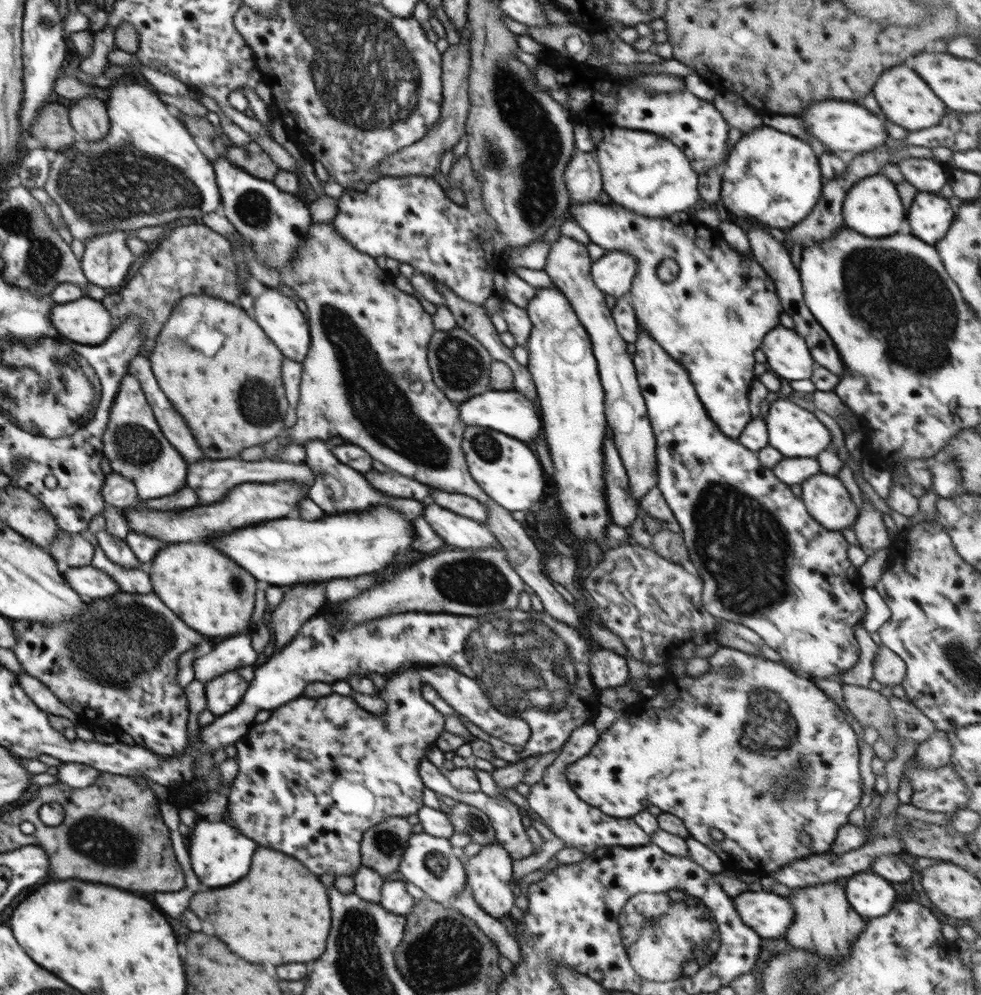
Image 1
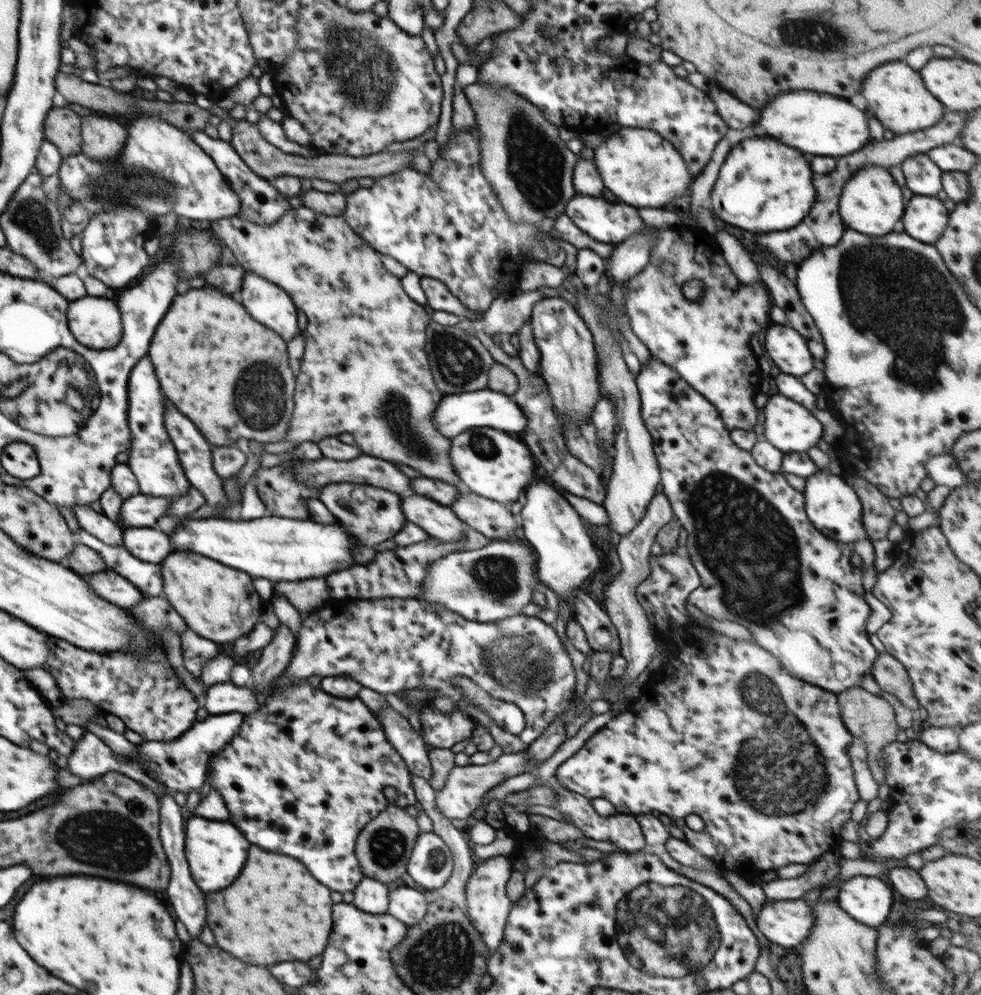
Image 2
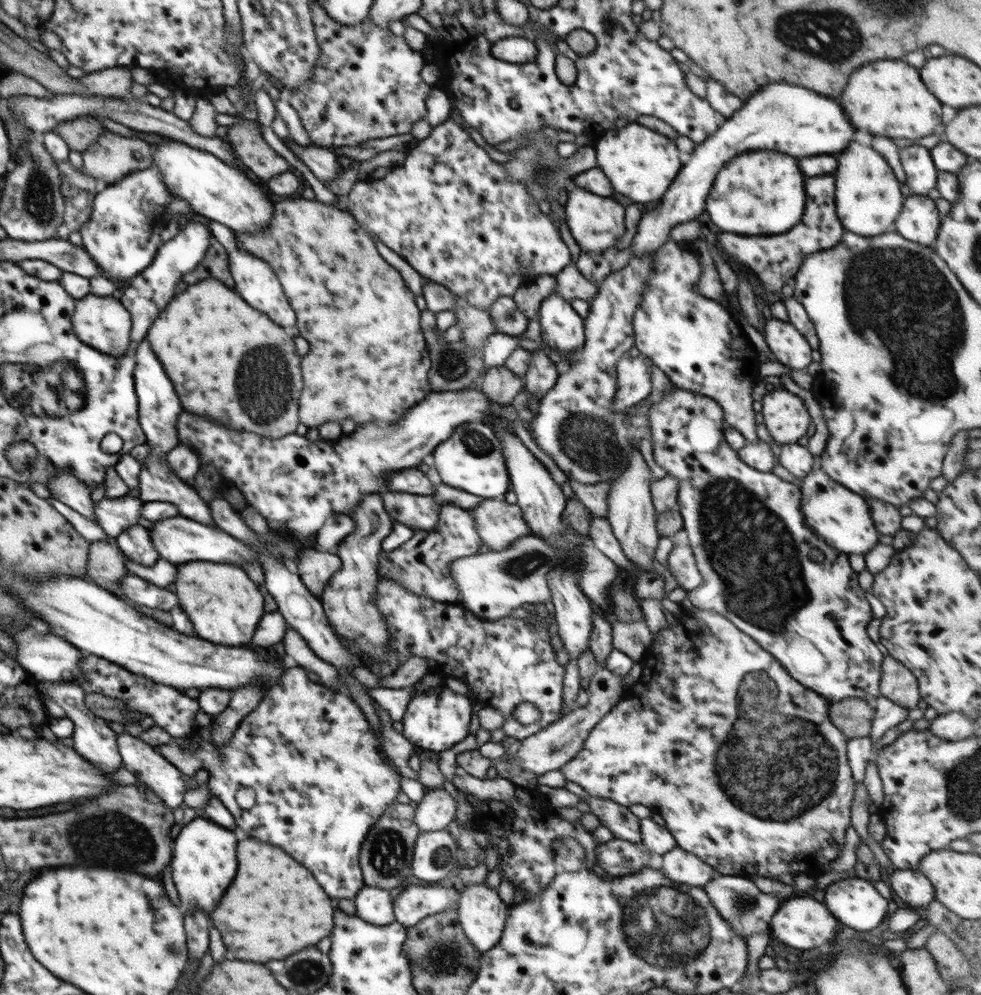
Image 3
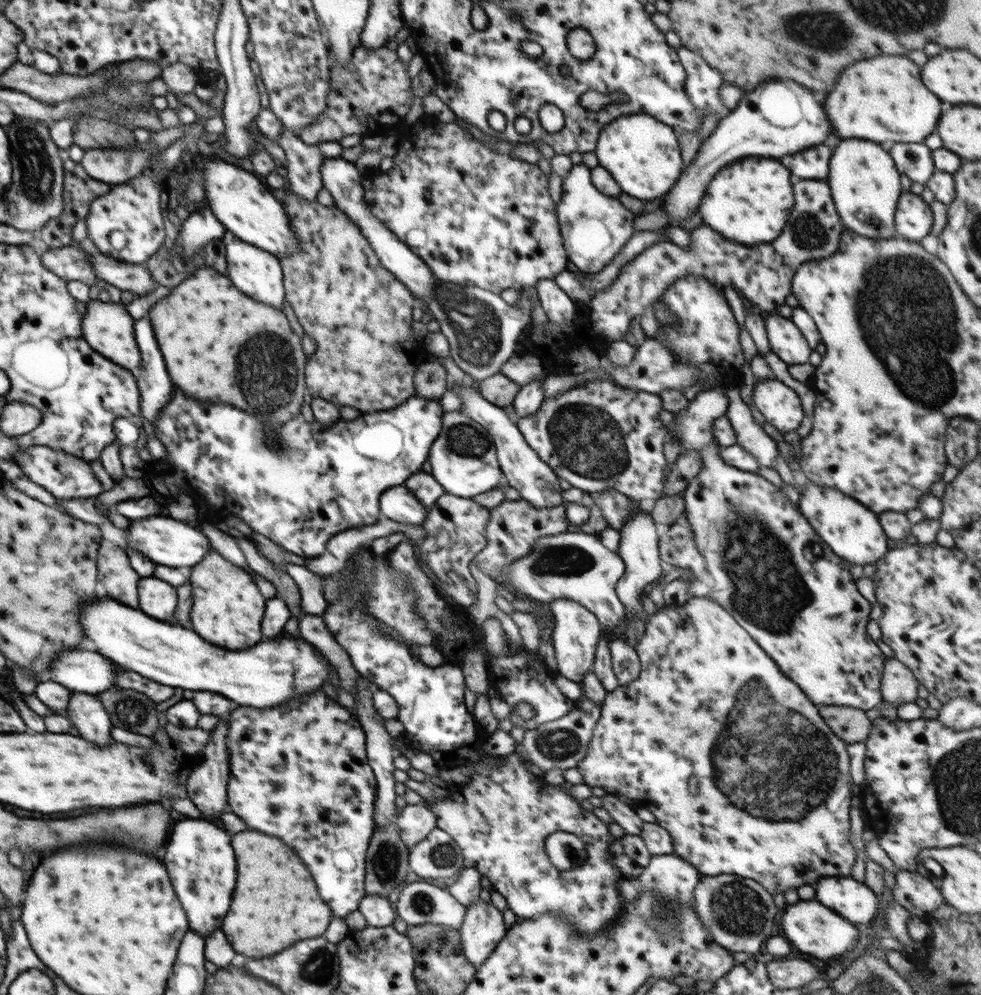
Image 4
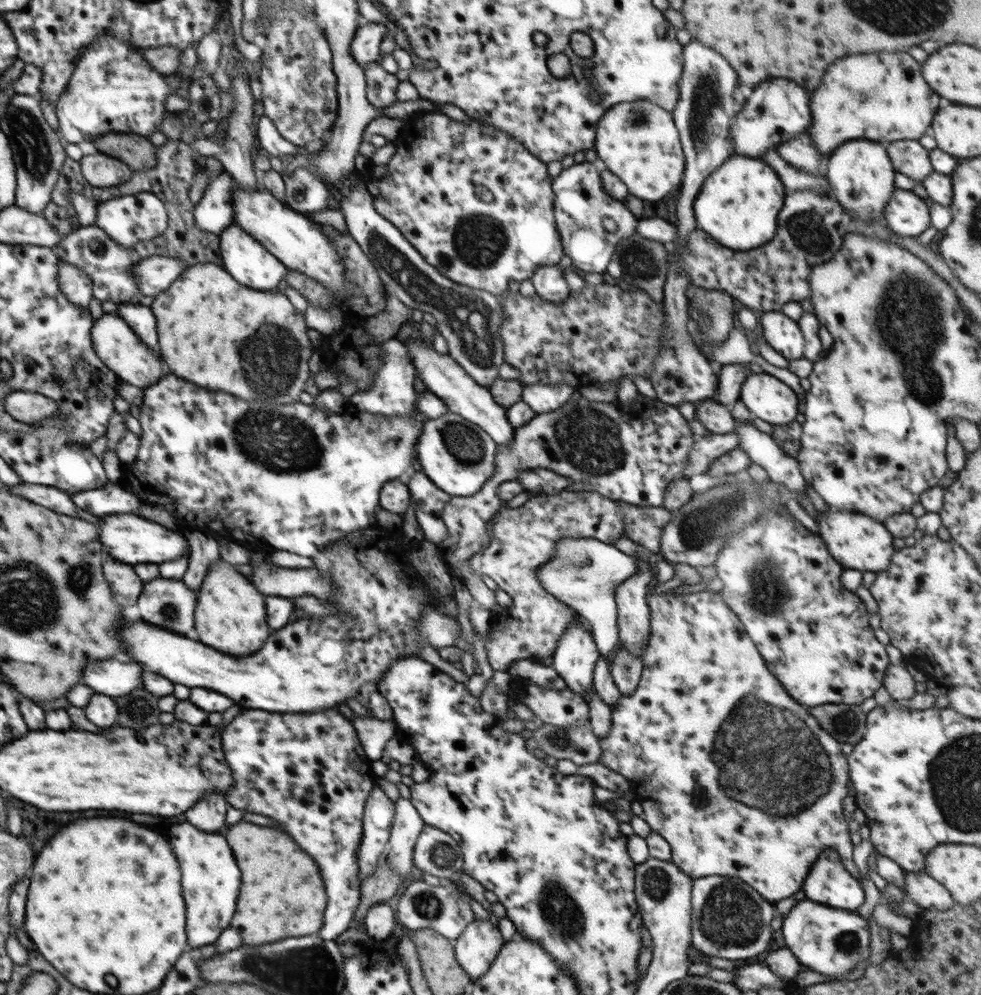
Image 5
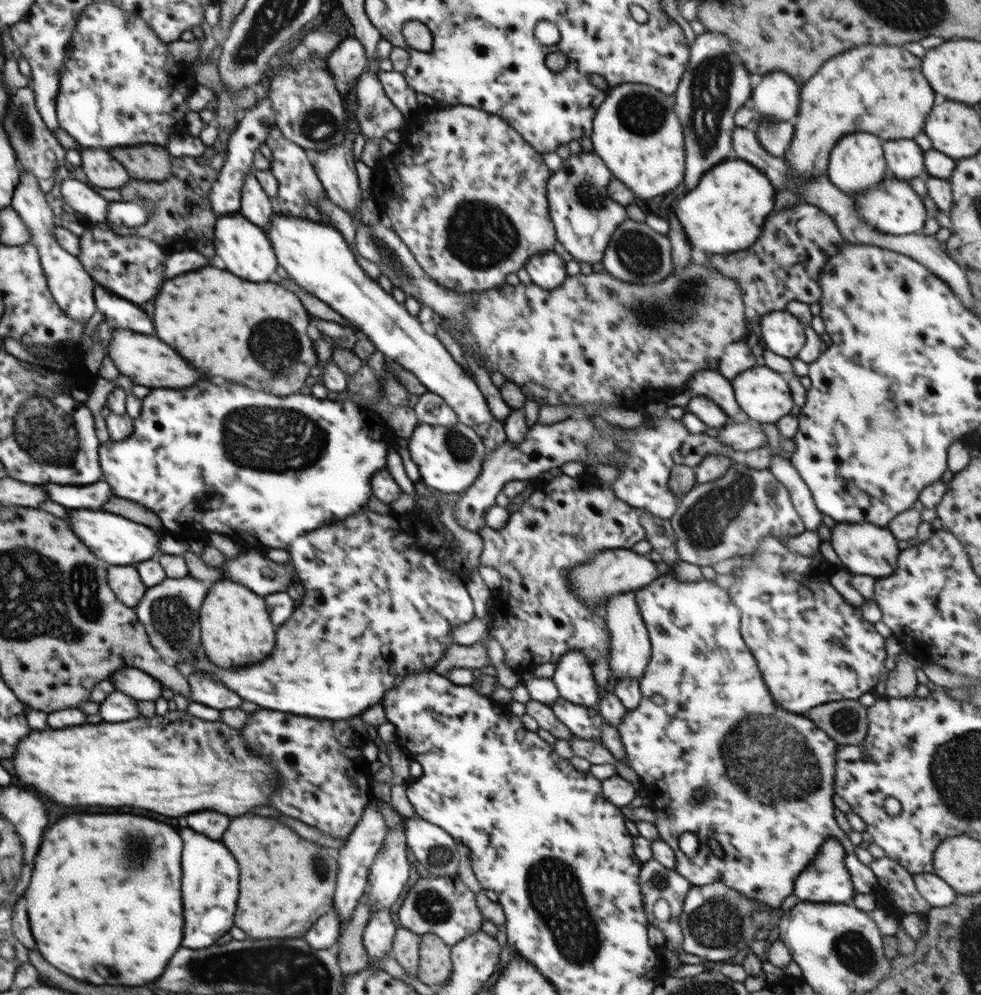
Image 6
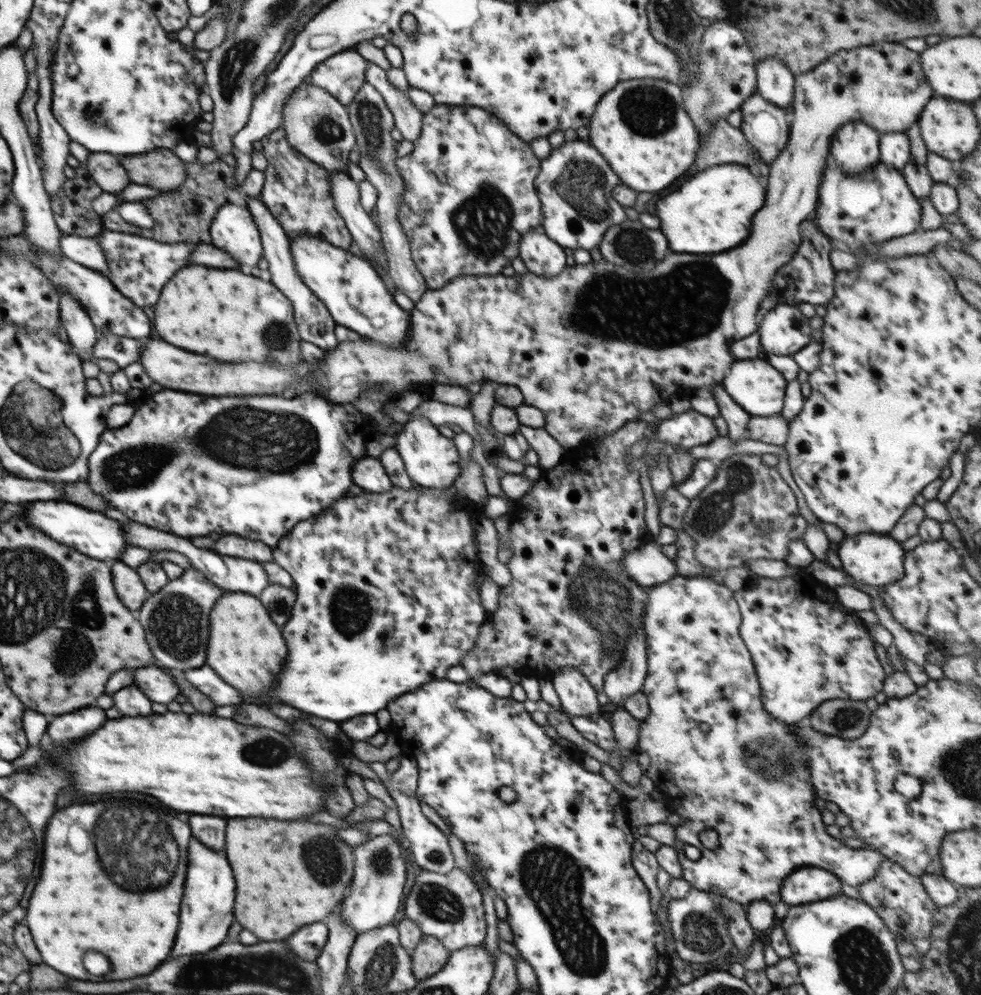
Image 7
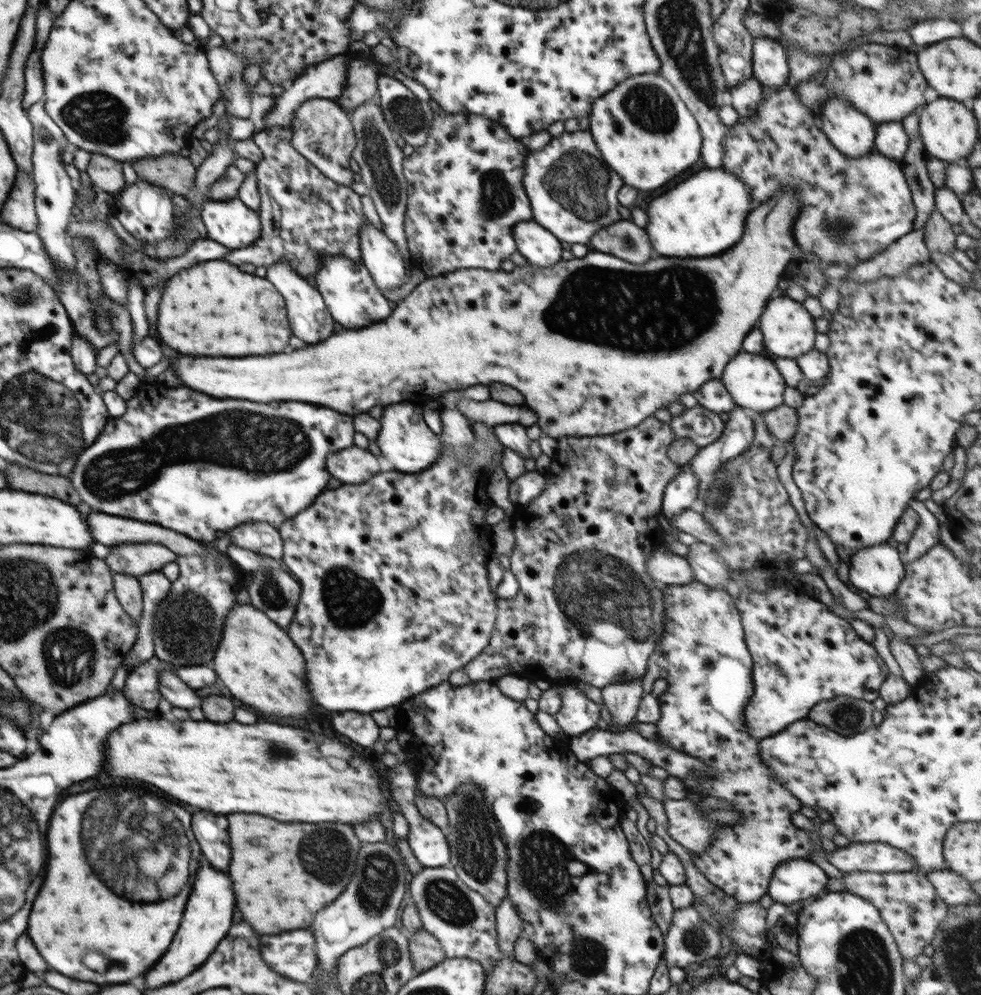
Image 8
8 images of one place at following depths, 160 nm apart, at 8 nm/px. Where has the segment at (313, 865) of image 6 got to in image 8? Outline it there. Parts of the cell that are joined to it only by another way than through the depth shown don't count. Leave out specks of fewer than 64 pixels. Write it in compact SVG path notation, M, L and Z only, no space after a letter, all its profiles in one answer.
M226 816L230 822L230 876L244 920L260 934L306 929L314 914L340 896L357 869L361 844L349 824L282 824L266 816Z

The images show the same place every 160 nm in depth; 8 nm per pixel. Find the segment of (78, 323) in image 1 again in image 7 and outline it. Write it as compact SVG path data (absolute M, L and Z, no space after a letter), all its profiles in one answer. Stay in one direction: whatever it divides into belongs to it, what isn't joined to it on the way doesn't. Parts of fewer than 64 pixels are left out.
M876 42L866 44L866 46L859 46L850 50L840 50L836 54L830 55L825 61L818 63L812 70L808 72L795 75L795 93L793 104L790 110L794 112L794 121L790 127L790 136L788 144L781 150L781 153L770 164L770 172L766 178L766 192L770 194L765 198L766 204L762 210L756 212L754 220L752 220L752 234L750 238L736 250L727 251L724 254L712 254L708 256L688 256L688 254L669 253L662 262L658 263L650 272L629 272L625 268L618 267L608 261L600 260L594 262L591 260L586 265L566 266L560 274L551 276L546 279L545 276L538 276L532 274L531 271L525 274L515 273L512 276L504 276L501 274L470 274L468 276L459 276L454 279L452 283L446 284L446 287L440 289L429 289L422 295L422 299L414 302L414 308L409 312L410 315L410 330L409 338L403 342L401 346L384 346L371 338L362 338L358 341L344 341L338 343L336 348L332 351L324 352L324 359L320 361L318 366L316 364L310 366L304 360L296 365L296 370L286 370L278 368L278 366L270 366L268 364L258 364L258 362L250 362L250 364L218 364L216 360L210 360L206 356L194 356L182 348L176 348L160 338L148 338L148 342L143 342L142 356L138 363L142 364L146 374L152 378L153 382L158 382L164 389L193 392L198 394L206 394L206 396L248 396L248 394L264 394L264 395L277 395L282 394L285 388L294 388L296 394L298 392L313 391L310 388L311 384L304 380L306 374L315 374L318 378L318 388L324 392L320 395L329 401L337 402L338 404L346 404L358 398L364 388L374 388L378 386L378 390L382 392L391 392L394 397L398 396L404 391L412 389L414 384L430 384L433 387L439 384L443 385L456 385L458 387L466 387L471 382L488 382L492 381L494 384L509 384L518 387L524 396L526 405L534 405L539 408L544 414L546 424L544 428L555 438L564 448L576 448L578 443L582 442L585 436L606 436L616 432L620 427L623 427L628 421L637 420L642 412L652 410L653 406L662 402L674 402L678 395L683 393L684 390L698 389L701 387L711 388L713 385L721 384L722 379L727 374L726 370L730 369L730 364L733 364L734 357L730 351L731 344L734 341L746 338L750 334L754 334L758 330L756 318L758 318L758 306L768 296L768 288L770 282L774 280L774 273L778 268L788 264L792 260L792 256L798 251L801 244L801 224L802 221L807 220L811 215L816 212L817 203L819 200L819 186L823 179L823 171L827 163L827 157L830 156L831 140L833 134L847 122L853 120L860 120L868 126L877 130L880 134L886 132L903 132L905 133L914 122L918 122L921 112L924 107L934 97L933 88L928 84L924 71L920 68L921 56L918 53L904 47L901 43Z

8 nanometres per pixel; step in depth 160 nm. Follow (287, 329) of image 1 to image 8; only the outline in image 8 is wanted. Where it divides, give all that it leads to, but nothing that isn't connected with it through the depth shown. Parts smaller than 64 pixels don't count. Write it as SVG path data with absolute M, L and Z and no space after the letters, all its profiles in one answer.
M237 196L227 201L204 201L200 218L208 232L208 237L226 249L244 249L256 243L260 237L261 221L257 212L248 208Z

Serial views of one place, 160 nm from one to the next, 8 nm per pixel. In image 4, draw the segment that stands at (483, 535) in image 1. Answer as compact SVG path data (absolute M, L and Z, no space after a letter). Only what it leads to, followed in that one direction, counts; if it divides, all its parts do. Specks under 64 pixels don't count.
M403 484L385 490L379 504L384 516L402 524L422 525L427 517L425 506Z

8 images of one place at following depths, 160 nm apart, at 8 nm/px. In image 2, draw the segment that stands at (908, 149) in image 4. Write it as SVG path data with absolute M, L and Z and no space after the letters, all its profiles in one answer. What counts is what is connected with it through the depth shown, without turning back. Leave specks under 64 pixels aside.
M915 154L901 162L906 186L914 194L934 197L943 189L943 170L934 164L926 154Z

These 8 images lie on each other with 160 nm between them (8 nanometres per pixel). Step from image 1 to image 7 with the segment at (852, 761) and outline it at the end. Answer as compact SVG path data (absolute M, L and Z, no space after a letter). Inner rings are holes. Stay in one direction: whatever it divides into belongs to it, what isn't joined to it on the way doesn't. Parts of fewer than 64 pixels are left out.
M680 575L673 576L666 582L649 587L647 590L647 601L645 611L643 612L642 631L645 633L647 642L647 670L646 680L644 681L642 692L647 697L650 706L650 714L646 718L639 720L640 722L640 738L636 744L633 754L638 756L640 760L639 766L642 773L651 778L653 785L659 790L664 799L662 800L667 806L671 806L671 812L682 816L685 822L676 827L676 840L678 843L673 844L674 849L678 850L678 858L681 864L681 877L689 882L694 889L701 891L714 892L725 896L730 900L735 900L740 904L748 905L752 901L765 900L775 905L781 901L781 888L785 883L785 878L792 872L800 869L800 866L816 866L818 868L828 869L833 872L844 884L850 886L861 886L866 880L870 880L874 876L874 871L878 870L879 864L888 858L867 846L856 845L851 843L845 845L843 841L836 840L826 832L826 825L822 821L822 813L816 805L815 790L810 781L810 772L804 760L805 754L801 748L798 748L798 740L792 732L792 725L778 722L772 718L764 708L762 708L762 700L760 700L761 686L757 677L755 666L746 648L742 637L739 635L739 626L741 625L741 612L733 597L733 591L716 583L712 577L683 577ZM711 828L718 834L720 842L716 851L708 850L699 843L699 834ZM683 845L691 845L700 849L701 857L692 861L680 851Z

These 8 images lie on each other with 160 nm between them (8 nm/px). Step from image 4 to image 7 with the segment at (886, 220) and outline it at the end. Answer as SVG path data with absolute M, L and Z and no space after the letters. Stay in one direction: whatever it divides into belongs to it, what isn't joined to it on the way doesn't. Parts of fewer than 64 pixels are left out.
M860 120L847 122L833 134L830 157L845 174L865 172L880 162L879 135L877 130Z

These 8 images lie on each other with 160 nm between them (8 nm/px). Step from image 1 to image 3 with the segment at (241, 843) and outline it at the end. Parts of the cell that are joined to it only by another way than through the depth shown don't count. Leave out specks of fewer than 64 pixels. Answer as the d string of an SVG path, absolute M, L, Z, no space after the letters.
M200 814L181 829L174 839L174 853L169 864L172 867L172 878L182 900L180 912L187 913L188 910L200 906L210 914L216 908L218 900L222 898L222 894L226 892L226 888L236 876L236 868L238 868L236 844L238 844L236 832L218 826Z

